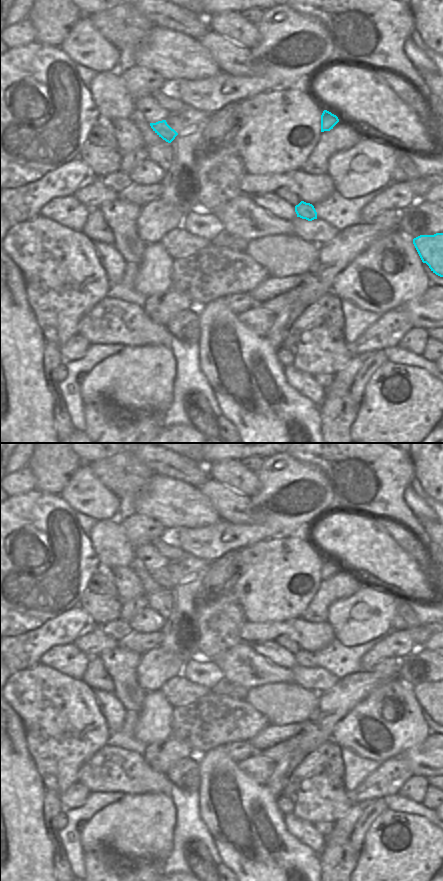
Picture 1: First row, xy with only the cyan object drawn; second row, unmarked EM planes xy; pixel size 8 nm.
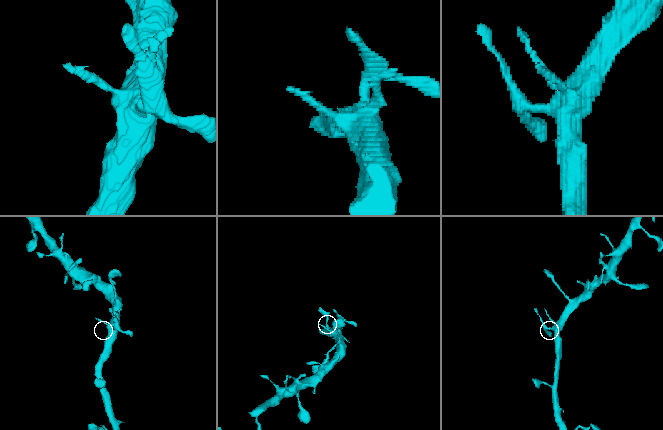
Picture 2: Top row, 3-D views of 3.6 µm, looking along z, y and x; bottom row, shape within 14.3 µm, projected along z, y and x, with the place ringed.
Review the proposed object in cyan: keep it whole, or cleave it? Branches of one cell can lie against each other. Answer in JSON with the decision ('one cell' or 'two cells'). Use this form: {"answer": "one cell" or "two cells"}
{"answer": "one cell"}

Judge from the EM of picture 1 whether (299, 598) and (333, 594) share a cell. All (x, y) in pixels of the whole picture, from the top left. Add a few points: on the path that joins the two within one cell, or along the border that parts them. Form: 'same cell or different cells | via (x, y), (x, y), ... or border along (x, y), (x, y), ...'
different cells | border along (322, 580), (315, 595), (301, 616)

